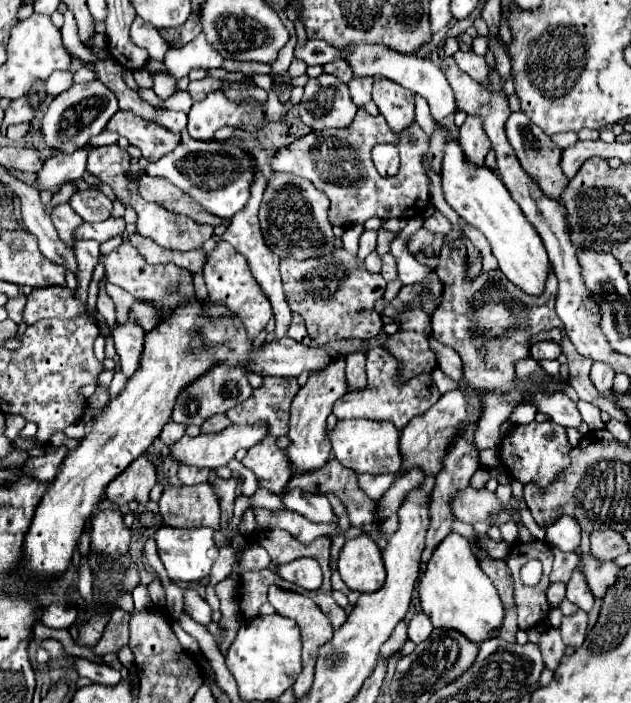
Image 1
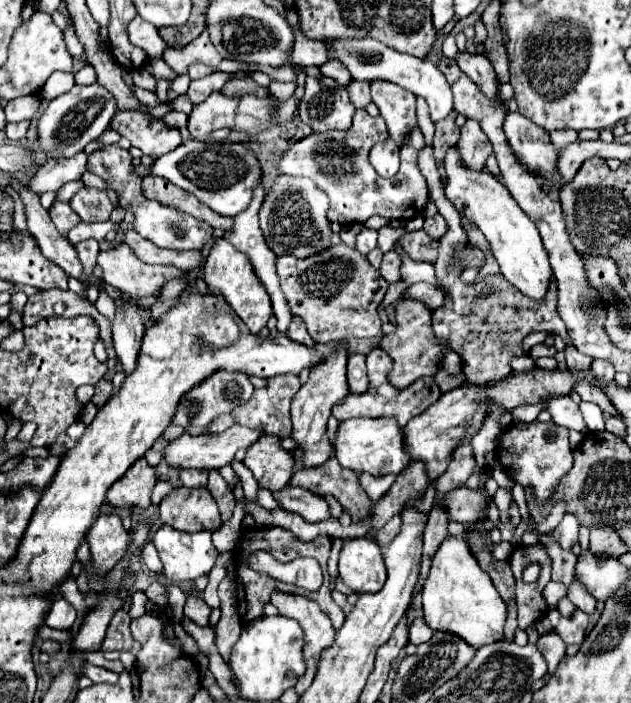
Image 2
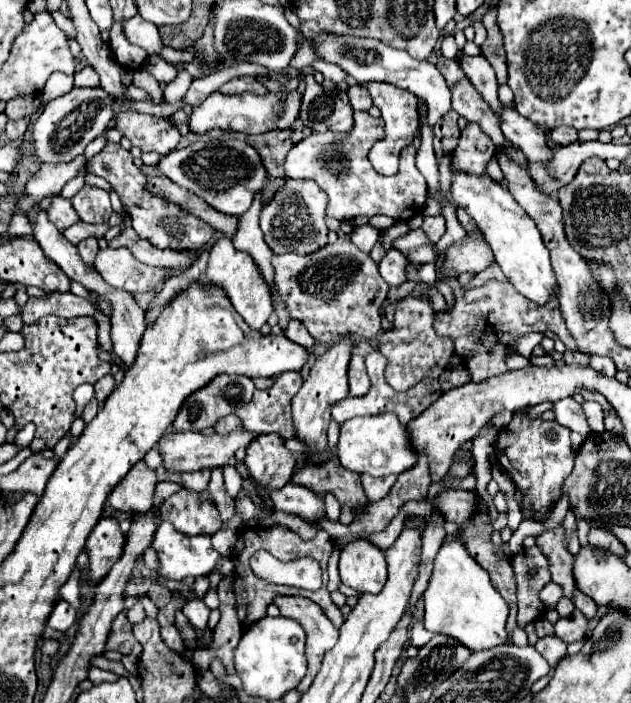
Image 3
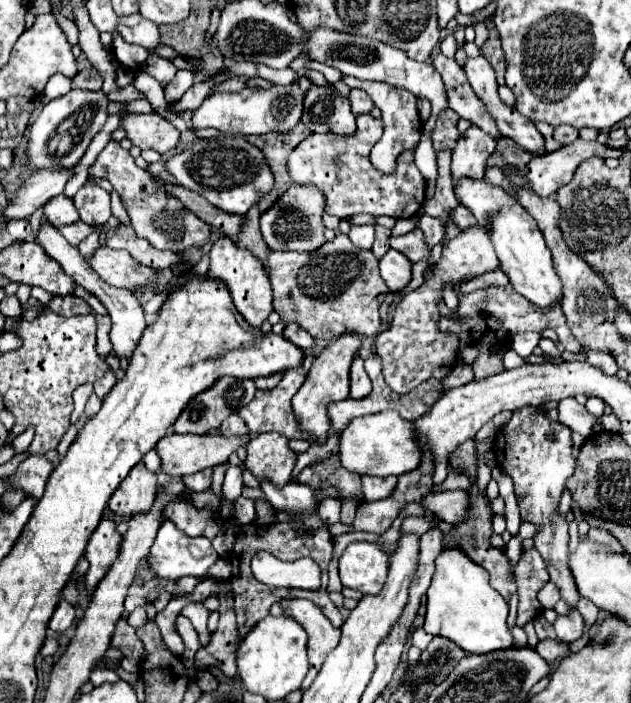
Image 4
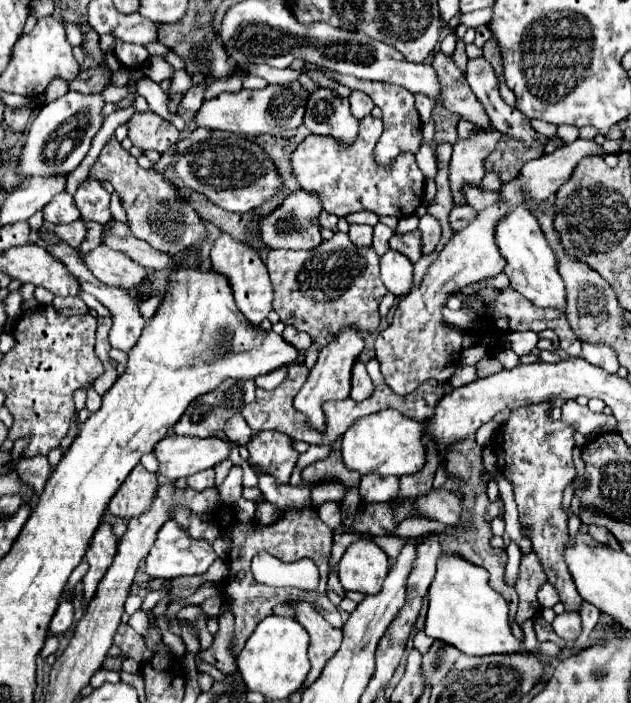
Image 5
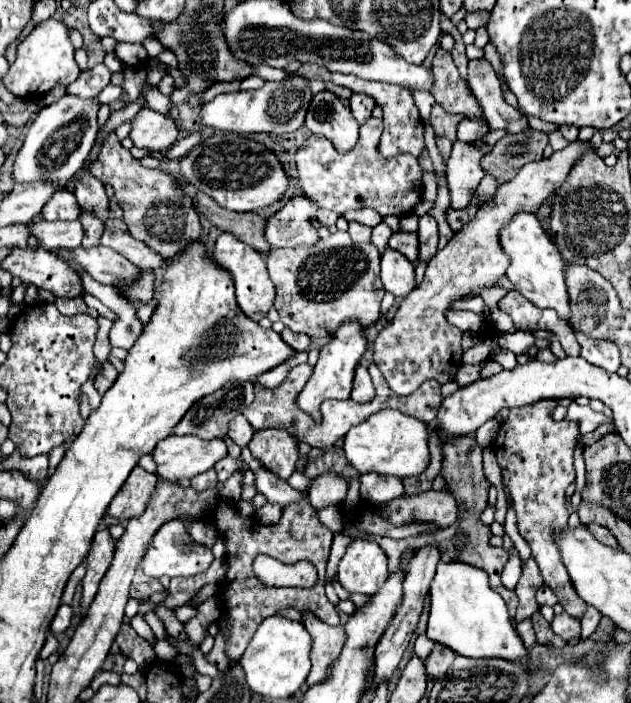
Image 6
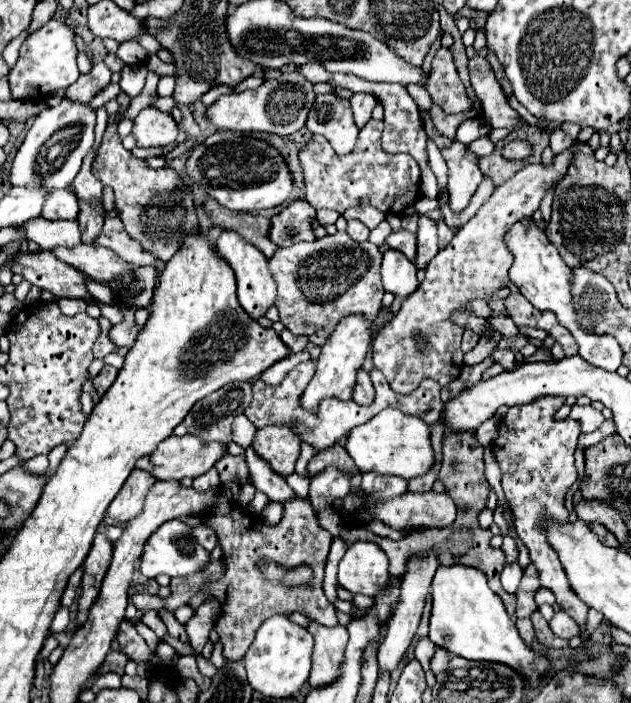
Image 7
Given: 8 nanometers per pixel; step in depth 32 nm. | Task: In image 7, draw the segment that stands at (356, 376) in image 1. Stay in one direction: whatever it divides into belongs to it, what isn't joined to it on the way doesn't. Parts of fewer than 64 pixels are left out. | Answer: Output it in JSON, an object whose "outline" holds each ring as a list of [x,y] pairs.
{"outline":[[[360,368],[360,372],[358,372],[352,400],[358,404],[370,404],[374,400],[374,386],[372,386],[370,374],[364,368]]]}

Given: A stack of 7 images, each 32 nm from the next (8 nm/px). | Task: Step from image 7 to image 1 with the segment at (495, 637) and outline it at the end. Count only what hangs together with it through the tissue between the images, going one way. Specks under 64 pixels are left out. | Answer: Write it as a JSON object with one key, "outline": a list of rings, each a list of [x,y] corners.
{"outline":[[[456,532],[448,534],[438,544],[426,564],[426,570],[420,572],[416,580],[416,590],[420,594],[422,610],[430,614],[436,628],[454,628],[458,632],[464,632],[464,636],[476,644],[490,638],[490,630],[502,624],[504,608],[498,592],[492,586],[490,578],[480,570],[472,544]]]}

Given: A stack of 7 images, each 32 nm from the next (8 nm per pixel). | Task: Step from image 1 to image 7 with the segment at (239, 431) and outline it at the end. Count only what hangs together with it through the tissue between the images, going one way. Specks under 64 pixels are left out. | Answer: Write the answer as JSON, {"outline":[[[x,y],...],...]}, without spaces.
{"outline":[[[168,436],[168,440],[162,440],[150,456],[154,464],[152,476],[156,480],[182,480],[186,476],[196,478],[208,472],[220,458],[224,458],[224,454],[226,454],[226,446],[220,442],[202,442],[196,436]]]}

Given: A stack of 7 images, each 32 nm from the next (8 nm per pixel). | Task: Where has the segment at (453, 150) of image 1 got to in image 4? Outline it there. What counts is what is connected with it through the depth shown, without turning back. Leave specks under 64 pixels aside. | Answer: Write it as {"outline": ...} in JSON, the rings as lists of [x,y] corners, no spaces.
{"outline":[[[460,178],[456,180],[454,194],[458,204],[466,206],[472,212],[472,216],[488,228],[492,246],[500,260],[500,268],[510,278],[514,290],[540,308],[558,302],[562,296],[562,284],[552,268],[552,256],[548,246],[544,244],[536,220],[528,216],[528,212],[516,200],[512,200],[512,196],[508,196],[504,188],[498,188],[488,180]]]}

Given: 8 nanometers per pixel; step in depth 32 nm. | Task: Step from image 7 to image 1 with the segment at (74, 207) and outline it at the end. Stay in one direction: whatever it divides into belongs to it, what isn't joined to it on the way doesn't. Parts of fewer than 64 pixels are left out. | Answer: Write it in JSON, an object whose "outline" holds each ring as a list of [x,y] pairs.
{"outline":[[[68,202],[58,204],[58,206],[52,210],[50,218],[52,218],[54,228],[58,230],[58,236],[60,236],[60,240],[64,242],[64,246],[74,248],[74,244],[76,244],[76,240],[74,240],[74,230],[76,230],[84,220],[74,212],[74,208],[72,208]]]}

